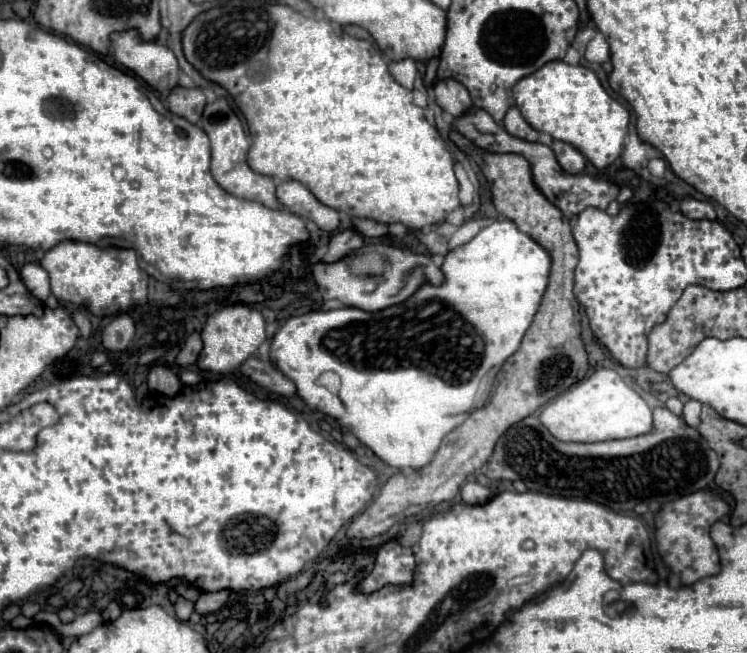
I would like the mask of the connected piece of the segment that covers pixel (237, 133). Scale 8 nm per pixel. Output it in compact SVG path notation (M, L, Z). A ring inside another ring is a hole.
M218 97L216 101L208 103L198 125L202 123L202 129L206 131L206 135L210 137L210 145L212 145L212 175L218 181L218 185L222 189L226 189L230 195L248 199L248 201L258 201L270 209L280 209L280 203L276 199L276 181L272 177L254 173L248 163L246 163L246 155L250 149L248 137L242 129L242 123L238 119L238 115L232 111L230 103L224 97Z

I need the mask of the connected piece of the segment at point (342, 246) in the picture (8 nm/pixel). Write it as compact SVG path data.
M346 229L338 235L334 235L330 239L330 245L328 245L328 253L322 257L322 261L326 263L334 263L334 261L340 261L342 257L346 257L348 251L356 251L362 247L362 235L358 235L356 231L352 229Z

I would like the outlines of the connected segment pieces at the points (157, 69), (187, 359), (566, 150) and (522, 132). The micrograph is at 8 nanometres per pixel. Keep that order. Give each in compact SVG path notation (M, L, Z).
M114 33L110 41L116 63L140 75L162 95L168 95L178 85L178 61L160 41L142 41L138 33Z
M192 333L192 335L186 339L186 343L184 343L184 347L180 349L180 353L176 355L176 363L178 363L180 367L190 367L190 365L196 361L196 357L198 357L200 351L202 351L202 339L200 339L198 333Z
M554 141L552 143L554 155L558 157L558 163L566 173L580 173L584 169L584 157L580 151L576 151L570 143L564 141Z
M510 107L506 117L504 117L504 129L514 135L514 137L520 137L520 139L526 139L526 141L536 141L538 139L538 131L534 131L526 121L524 117L520 115L518 107Z

